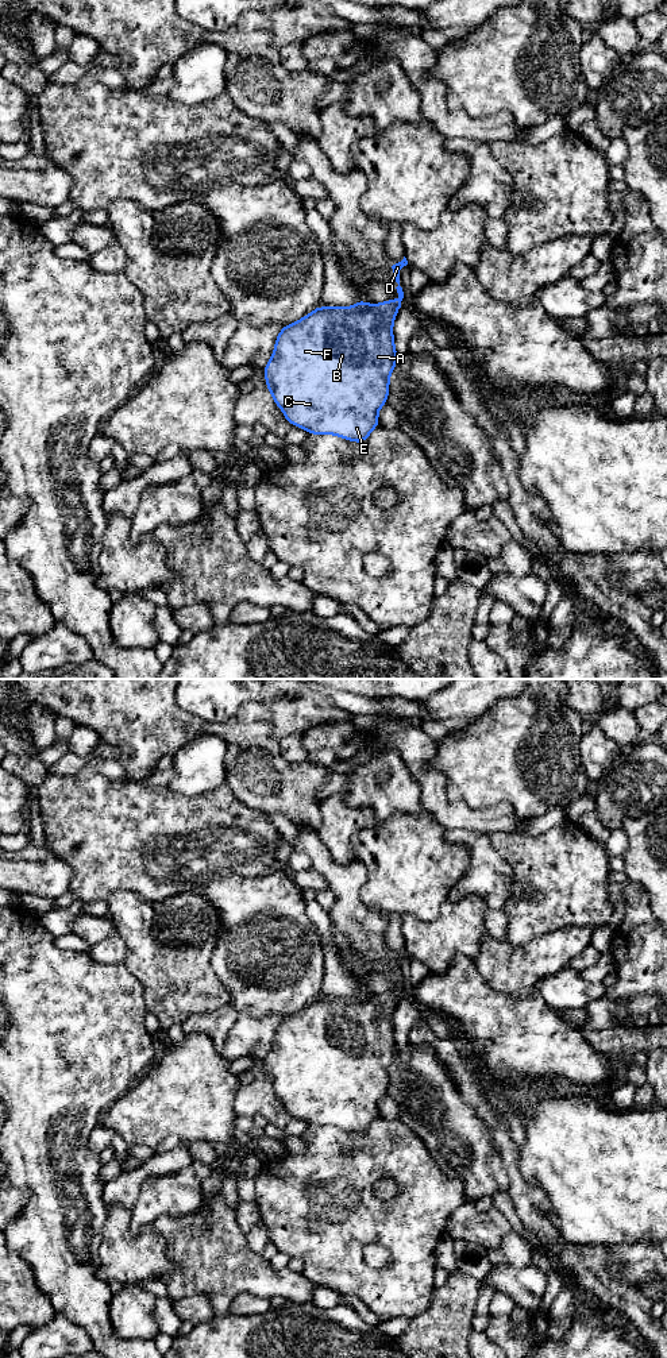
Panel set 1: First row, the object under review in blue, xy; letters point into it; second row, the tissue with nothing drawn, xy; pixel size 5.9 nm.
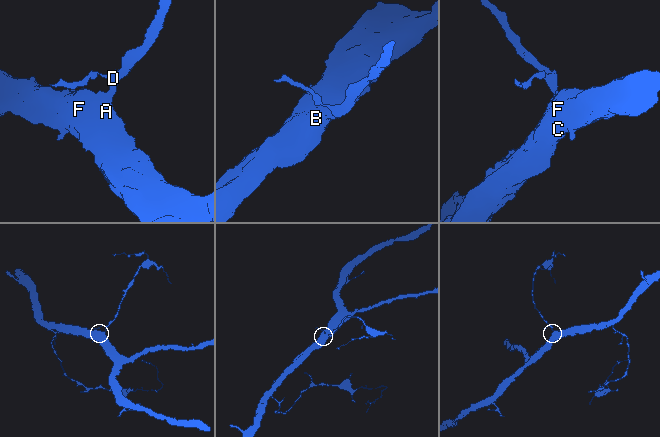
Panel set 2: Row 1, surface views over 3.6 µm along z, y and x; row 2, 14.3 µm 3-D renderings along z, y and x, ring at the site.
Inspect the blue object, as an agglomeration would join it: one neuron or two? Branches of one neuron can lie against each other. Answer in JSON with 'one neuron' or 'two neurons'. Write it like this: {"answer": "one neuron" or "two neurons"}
{"answer": "one neuron"}

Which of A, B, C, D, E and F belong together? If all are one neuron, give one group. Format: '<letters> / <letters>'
A B C D E F

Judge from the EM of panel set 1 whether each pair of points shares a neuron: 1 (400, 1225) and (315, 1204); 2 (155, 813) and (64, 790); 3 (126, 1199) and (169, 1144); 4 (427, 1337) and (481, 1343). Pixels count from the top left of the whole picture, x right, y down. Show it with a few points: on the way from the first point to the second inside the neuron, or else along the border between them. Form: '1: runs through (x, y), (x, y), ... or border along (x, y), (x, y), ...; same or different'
1: runs through (378, 1222), (336, 1215); same
2: runs through (132, 813), (87, 813); same
3: border along (181, 1142), (155, 1154); different
4: border along (473, 1331), (467, 1343); different

